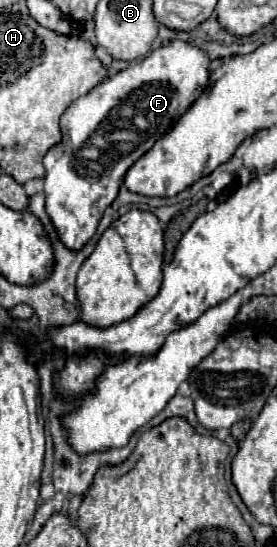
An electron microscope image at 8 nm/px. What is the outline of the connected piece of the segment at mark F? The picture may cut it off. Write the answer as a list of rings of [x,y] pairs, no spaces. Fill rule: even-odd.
[[[173,40],[153,50],[143,62],[133,64],[131,68],[121,70],[111,78],[105,78],[89,94],[67,106],[59,122],[61,142],[55,144],[43,158],[47,170],[45,174],[47,214],[55,222],[59,238],[63,238],[65,246],[71,246],[71,250],[79,250],[79,246],[85,246],[85,242],[95,234],[103,210],[111,206],[113,200],[117,198],[123,176],[131,168],[131,164],[135,164],[155,144],[155,140],[159,140],[177,122],[177,118],[191,106],[191,102],[195,102],[195,98],[207,88],[209,64],[211,60],[201,48],[189,42]],[[91,136],[101,136],[103,140],[101,154],[79,154],[79,148],[83,148],[83,144]]]

